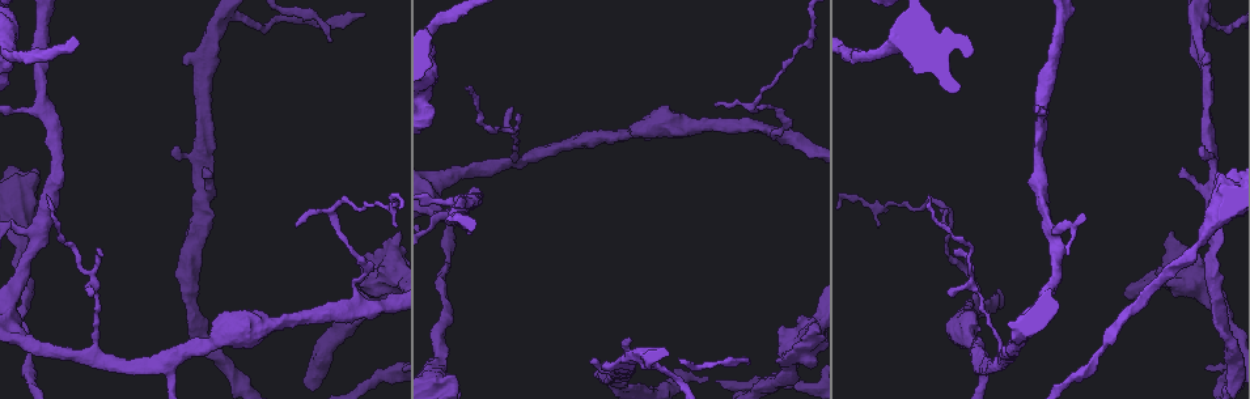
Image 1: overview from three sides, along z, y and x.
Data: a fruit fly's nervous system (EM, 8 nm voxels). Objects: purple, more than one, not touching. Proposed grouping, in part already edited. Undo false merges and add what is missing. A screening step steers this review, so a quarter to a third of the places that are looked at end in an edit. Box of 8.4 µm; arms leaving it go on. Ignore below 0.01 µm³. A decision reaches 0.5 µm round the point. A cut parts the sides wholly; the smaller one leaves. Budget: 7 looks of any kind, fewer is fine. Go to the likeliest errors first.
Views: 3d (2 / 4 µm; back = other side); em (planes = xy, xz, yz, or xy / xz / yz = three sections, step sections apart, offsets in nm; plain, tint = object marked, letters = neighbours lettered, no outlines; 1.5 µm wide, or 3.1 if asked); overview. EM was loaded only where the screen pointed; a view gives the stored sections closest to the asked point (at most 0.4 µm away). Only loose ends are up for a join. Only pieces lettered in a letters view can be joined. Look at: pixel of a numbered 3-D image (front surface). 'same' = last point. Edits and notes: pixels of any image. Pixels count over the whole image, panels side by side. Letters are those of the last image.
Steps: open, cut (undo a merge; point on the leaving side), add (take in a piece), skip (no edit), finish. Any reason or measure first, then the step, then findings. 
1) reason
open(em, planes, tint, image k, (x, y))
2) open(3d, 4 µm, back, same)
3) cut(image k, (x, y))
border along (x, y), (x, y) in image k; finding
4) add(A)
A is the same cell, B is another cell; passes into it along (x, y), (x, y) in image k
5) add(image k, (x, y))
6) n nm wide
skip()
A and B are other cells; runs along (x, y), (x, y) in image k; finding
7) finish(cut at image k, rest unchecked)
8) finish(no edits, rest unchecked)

an open end
open(3d, 4 µm, image 1, (186, 62))

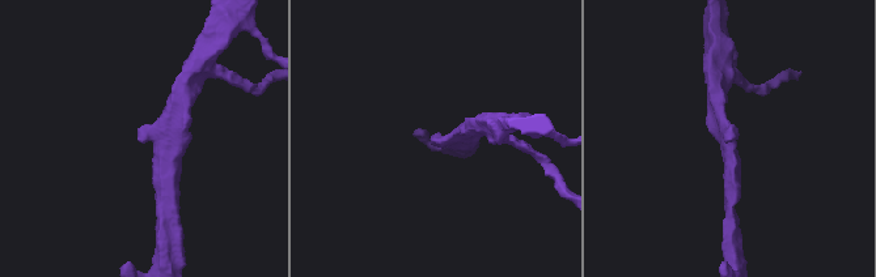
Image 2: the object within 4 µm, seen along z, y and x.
arms of 190, 220 nm; shape alone is not enough
open(em, xz, step 4, letters, image 2, (138, 140))

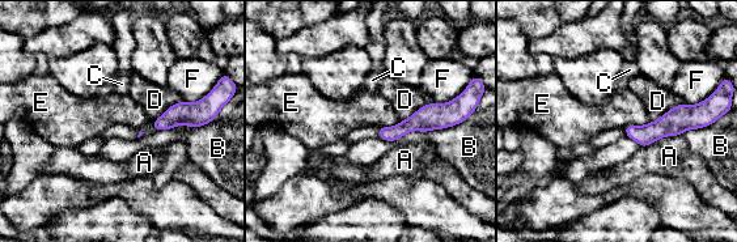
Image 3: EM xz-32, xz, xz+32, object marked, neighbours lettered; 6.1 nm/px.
A touches over 260 nm
skip()
A, B, C, D, E and F are other cells; border along (651, 122), (623, 127) in image 3; no lettered piece goes on from it

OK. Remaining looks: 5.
a narrow waist
open(3d, 4 µm, image 1, (26, 354))

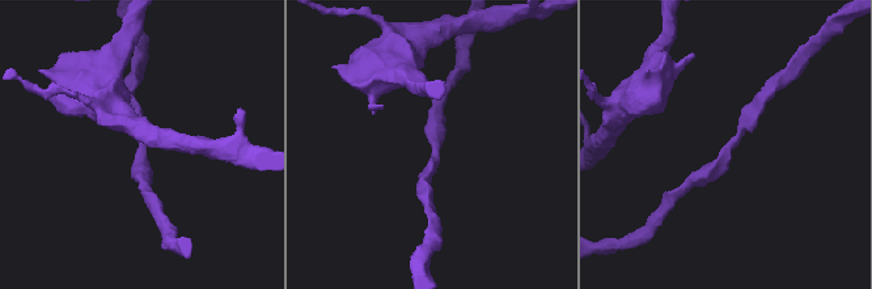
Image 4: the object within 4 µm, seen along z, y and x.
arms of 170, 190 nm; shape alone is not enough
open(em, planes, letters, image 4, (140, 143))

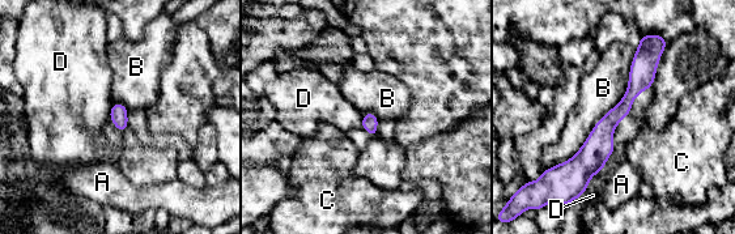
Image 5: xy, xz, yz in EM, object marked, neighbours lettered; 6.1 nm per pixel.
B touches over 950 nm
skip()
A, B, C and D are other cells; border along (602, 171), (591, 178), (581, 195) in image 5; continuous, no second neuron

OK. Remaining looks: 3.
branch stops here
open(3d, 4 µm, image 1, (203, 170))

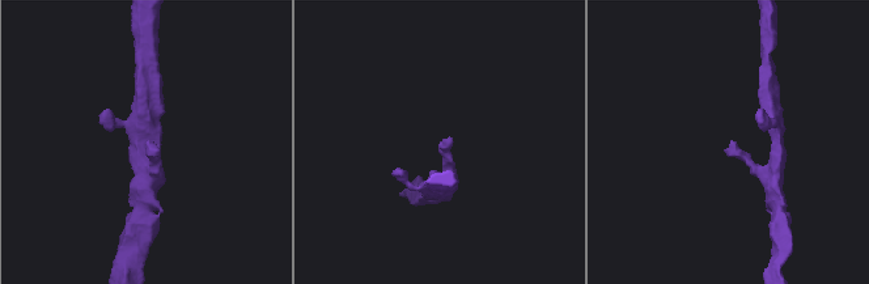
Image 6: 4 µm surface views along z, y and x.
shape alone is not enough
open(em, xy, step 8, letters, image 6, (439, 145))

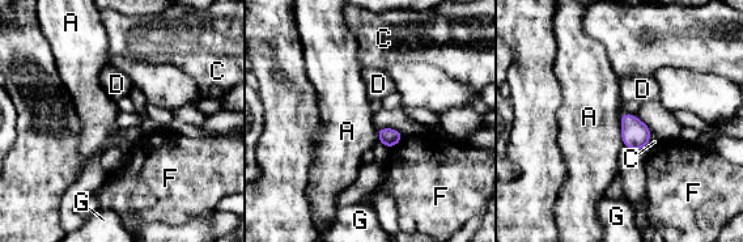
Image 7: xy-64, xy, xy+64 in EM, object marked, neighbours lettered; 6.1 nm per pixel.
skip()
A, C, D, F and G are other cells; border along (620, 114), (620, 138), (624, 145) in image 7; no lettered piece goes on from it

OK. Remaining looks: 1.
finish(no edits, rest unchecked)

